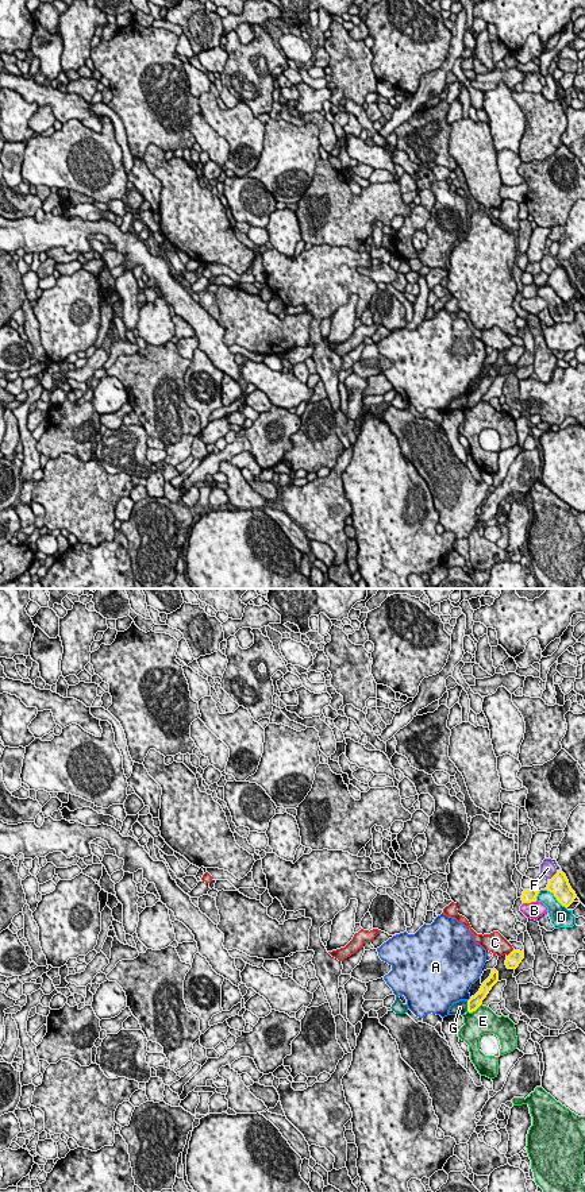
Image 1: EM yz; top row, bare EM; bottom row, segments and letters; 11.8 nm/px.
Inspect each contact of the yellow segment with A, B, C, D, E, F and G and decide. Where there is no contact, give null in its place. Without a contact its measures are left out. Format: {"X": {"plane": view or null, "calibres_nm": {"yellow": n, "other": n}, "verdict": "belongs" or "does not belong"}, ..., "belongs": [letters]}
{"A": {"plane": "yz", "calibres_nm": {"yellow": 160, "other": 380}, "verdict": "does not belong"}, "B": {"plane": "yz", "calibres_nm": {"yellow": 160, "other": 200}, "verdict": "does not belong"}, "C": {"plane": "yz", "calibres_nm": {"yellow": 180, "other": 240}, "verdict": "does not belong"}, "D": {"plane": "yz", "calibres_nm": {"yellow": 240, "other": 240}, "verdict": "does not belong"}, "E": {"plane": "yz", "calibres_nm": {"yellow": 160, "other": 320}, "verdict": "does not belong"}, "F": {"plane": "yz", "calibres_nm": {"yellow": 240, "other": 190}, "verdict": "does not belong"}, "G": {"plane": "yz", "calibres_nm": {"yellow": 160, "other": 160}, "verdict": "does not belong"}, "belongs": []}

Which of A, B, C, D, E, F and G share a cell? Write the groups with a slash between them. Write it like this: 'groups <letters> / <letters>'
groups A / B / C / D / E / F / G

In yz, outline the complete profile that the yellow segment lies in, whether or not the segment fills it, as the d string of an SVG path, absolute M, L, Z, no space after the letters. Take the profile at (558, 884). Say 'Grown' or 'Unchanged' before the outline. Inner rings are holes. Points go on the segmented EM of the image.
Unchanged. M557 871L557 873L549 879L546 890L553 892L557 900L565 907L569 907L577 898L562 871Z

